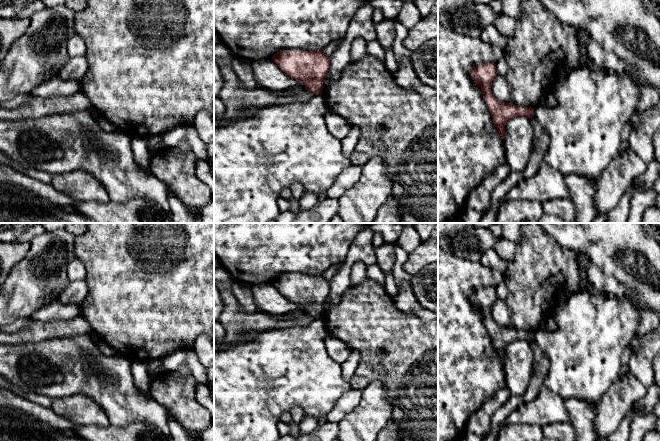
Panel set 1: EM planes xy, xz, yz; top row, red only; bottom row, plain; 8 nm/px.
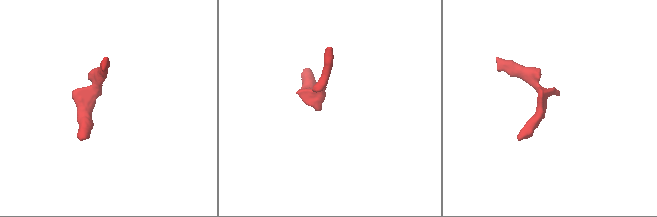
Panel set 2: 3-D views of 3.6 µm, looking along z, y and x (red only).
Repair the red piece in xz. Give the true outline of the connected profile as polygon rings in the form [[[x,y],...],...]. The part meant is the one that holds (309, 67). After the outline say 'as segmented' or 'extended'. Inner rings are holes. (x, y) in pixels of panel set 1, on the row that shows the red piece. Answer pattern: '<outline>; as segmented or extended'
[[[281,50],[271,59],[313,95],[322,93],[323,81],[330,67],[330,59],[323,51]]]; as segmented

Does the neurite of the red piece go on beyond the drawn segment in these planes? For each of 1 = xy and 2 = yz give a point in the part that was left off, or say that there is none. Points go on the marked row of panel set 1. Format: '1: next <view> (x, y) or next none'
1: next none
2: next none

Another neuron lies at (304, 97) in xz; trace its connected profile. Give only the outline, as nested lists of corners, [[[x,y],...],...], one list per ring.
[[[306,89],[304,92],[296,95],[285,95],[283,92],[273,93],[277,93],[279,95],[279,98],[275,101],[273,105],[286,105],[295,102],[307,103],[314,97],[313,93]]]

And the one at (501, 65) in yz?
[[[502,56],[499,60],[495,62],[496,72],[497,74],[506,77],[508,71],[508,65],[506,62],[506,58]]]

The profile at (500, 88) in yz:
[[[497,74],[492,81],[491,91],[498,100],[502,102],[509,102],[511,89],[506,77]]]

